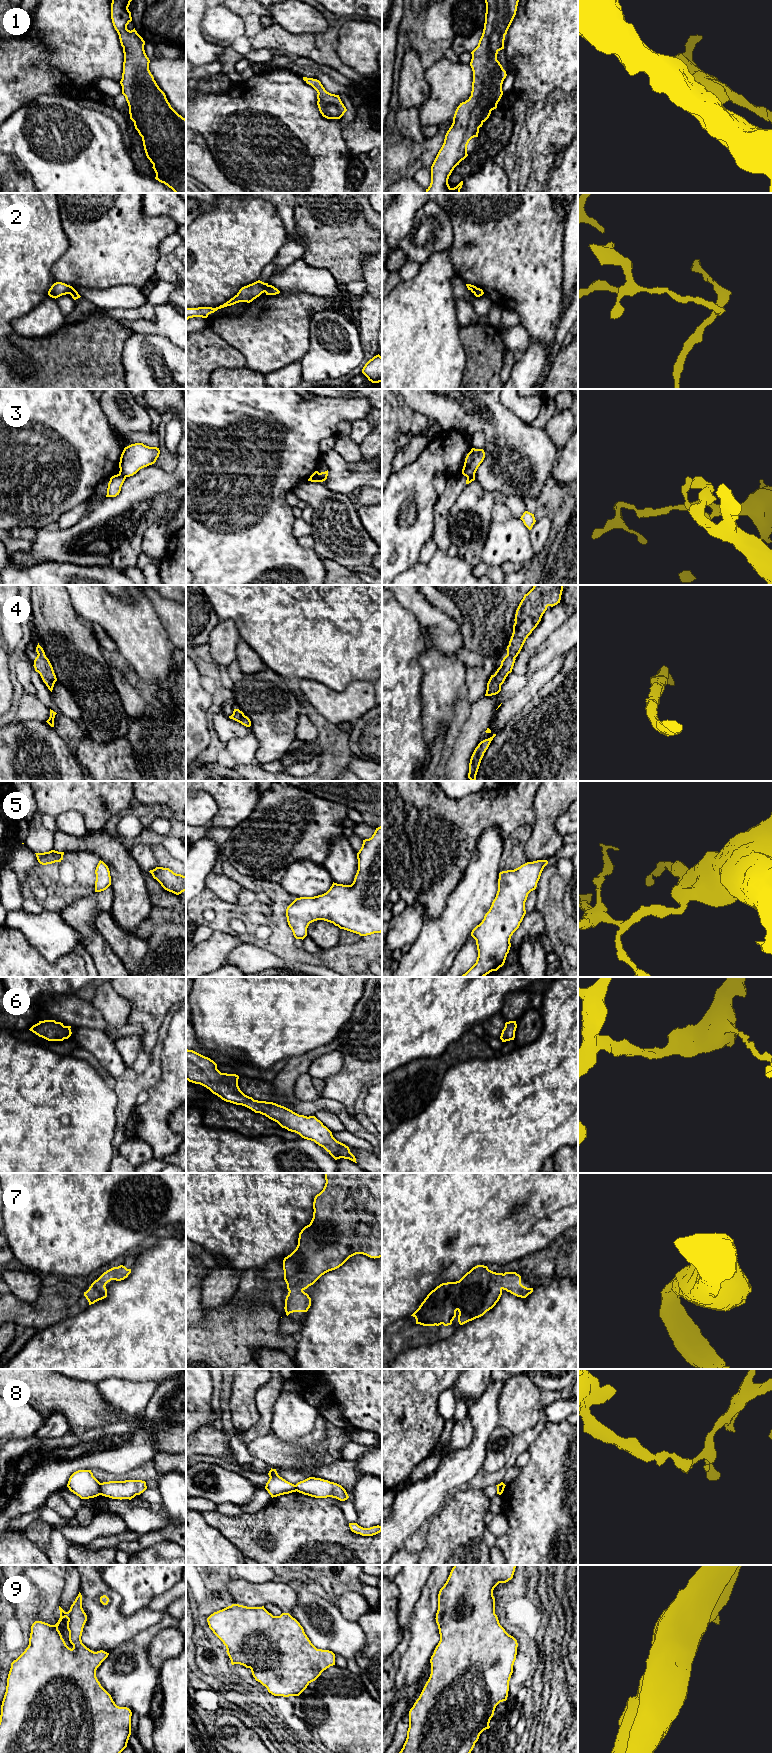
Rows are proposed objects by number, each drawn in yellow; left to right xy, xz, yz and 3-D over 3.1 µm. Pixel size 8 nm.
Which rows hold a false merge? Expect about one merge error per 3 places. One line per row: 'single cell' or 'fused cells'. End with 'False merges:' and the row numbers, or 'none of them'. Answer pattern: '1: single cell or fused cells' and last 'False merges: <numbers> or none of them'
1: single cell
2: fused cells
3: fused cells
4: single cell
5: single cell
6: single cell
7: single cell
8: fused cells
9: single cell
False merges: 2, 3, 8

